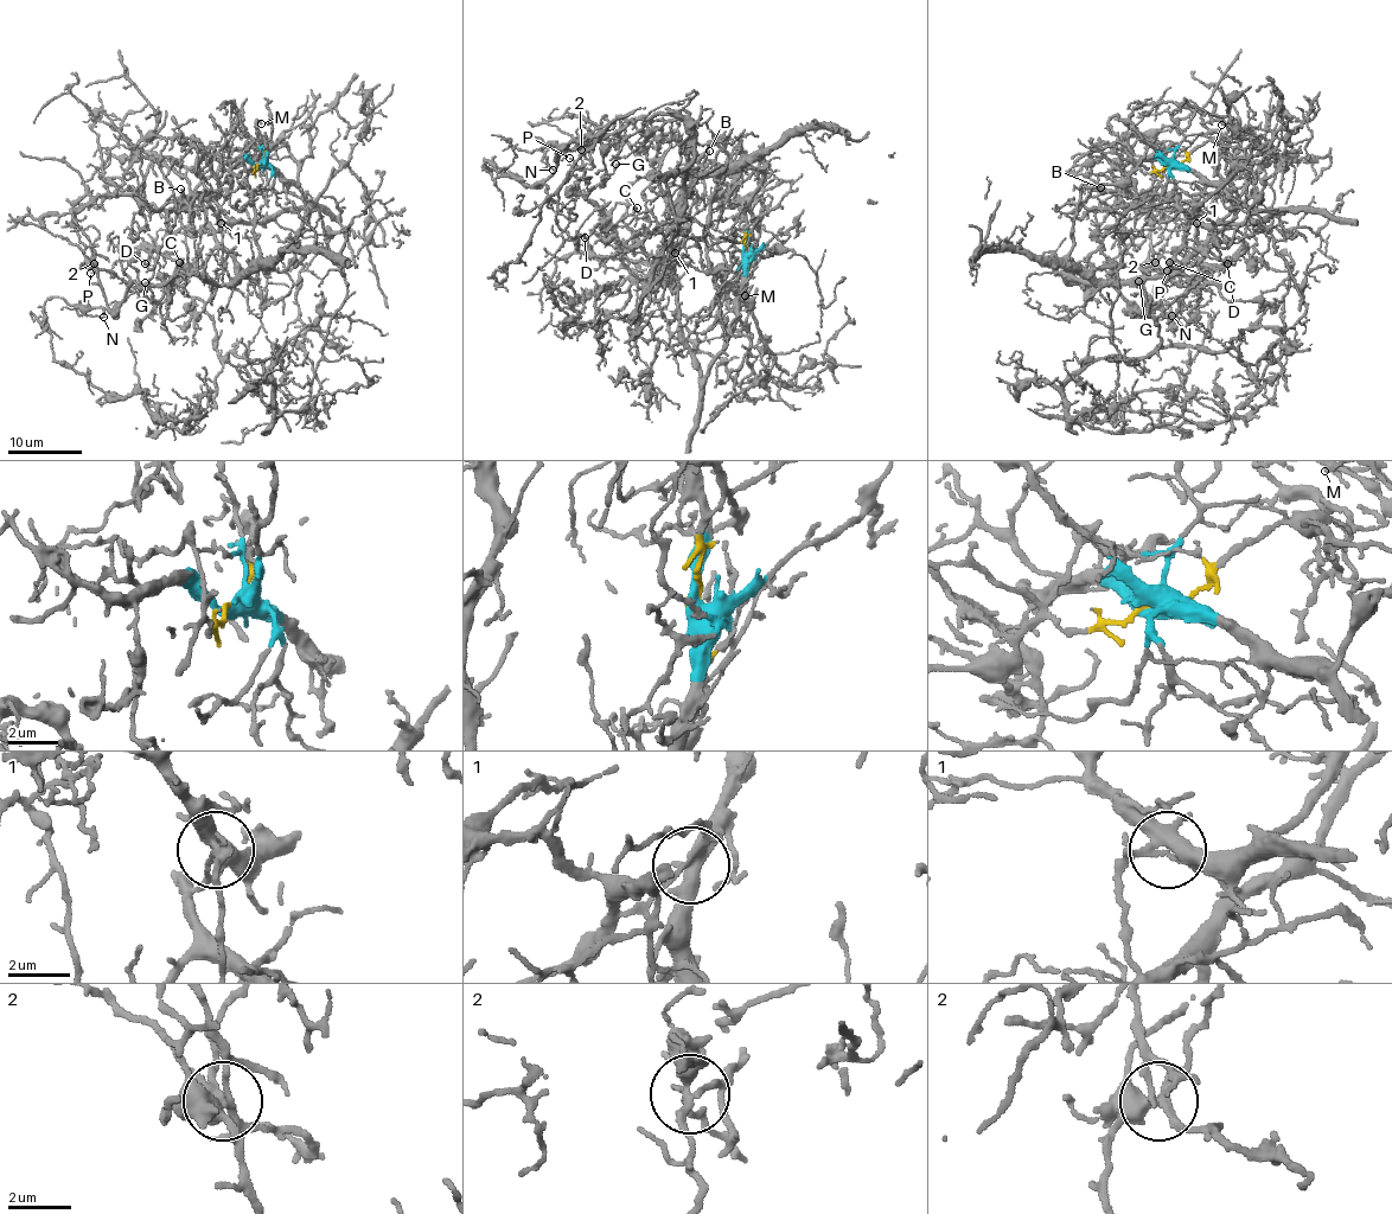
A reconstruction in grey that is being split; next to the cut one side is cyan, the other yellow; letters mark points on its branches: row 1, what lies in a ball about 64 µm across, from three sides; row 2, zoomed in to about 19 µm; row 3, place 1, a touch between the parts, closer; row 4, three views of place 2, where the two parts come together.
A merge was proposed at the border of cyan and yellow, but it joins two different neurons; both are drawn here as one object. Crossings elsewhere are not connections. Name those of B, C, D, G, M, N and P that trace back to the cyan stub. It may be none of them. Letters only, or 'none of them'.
B, M

